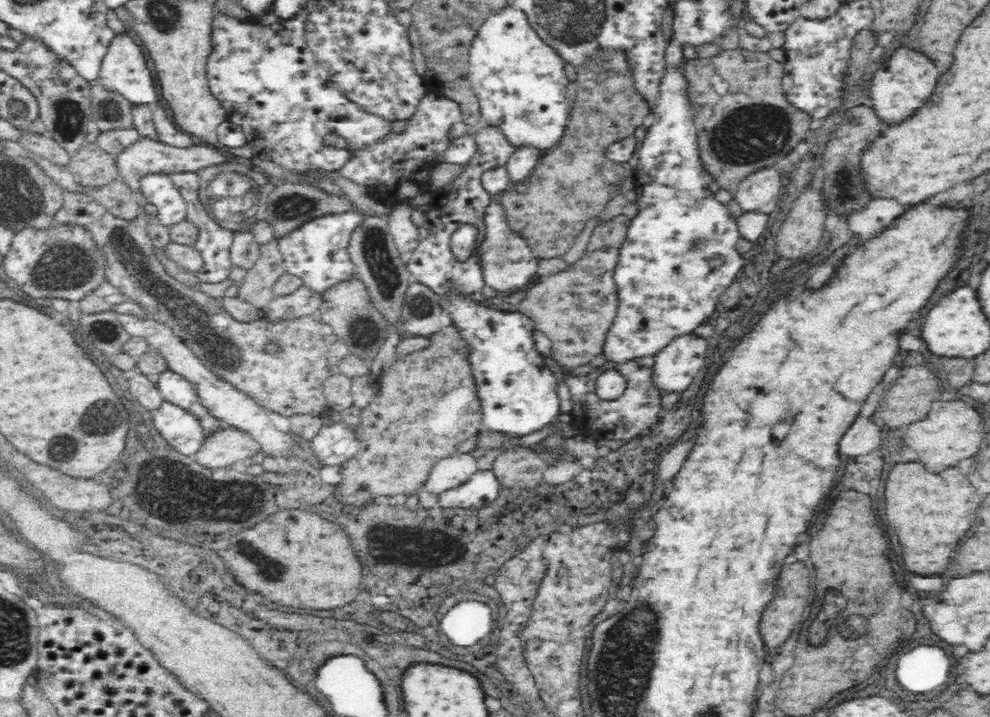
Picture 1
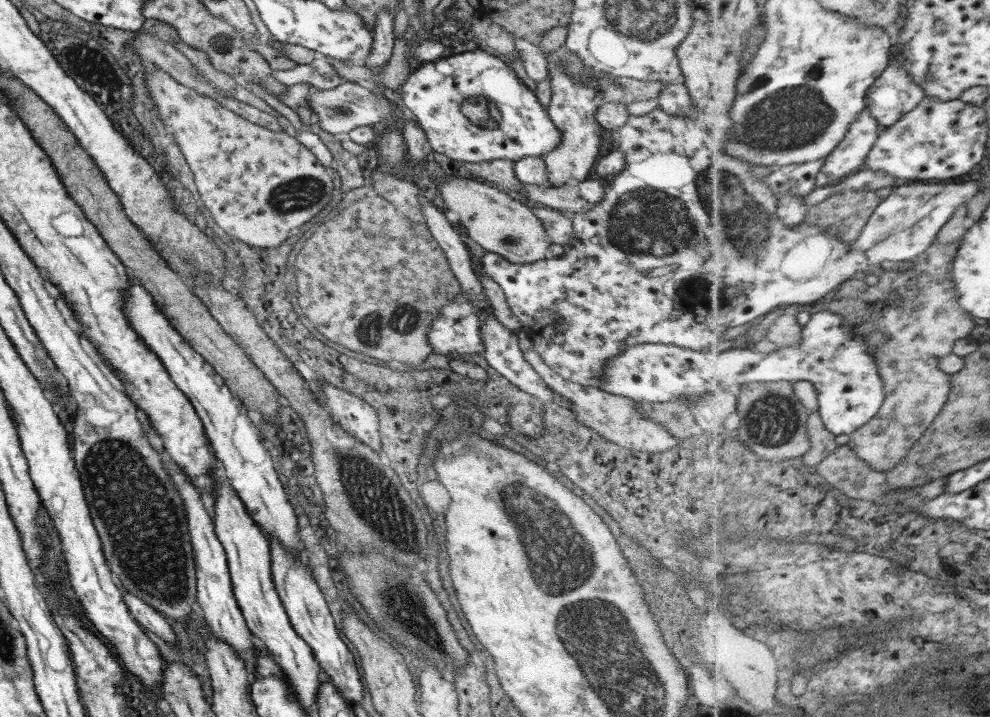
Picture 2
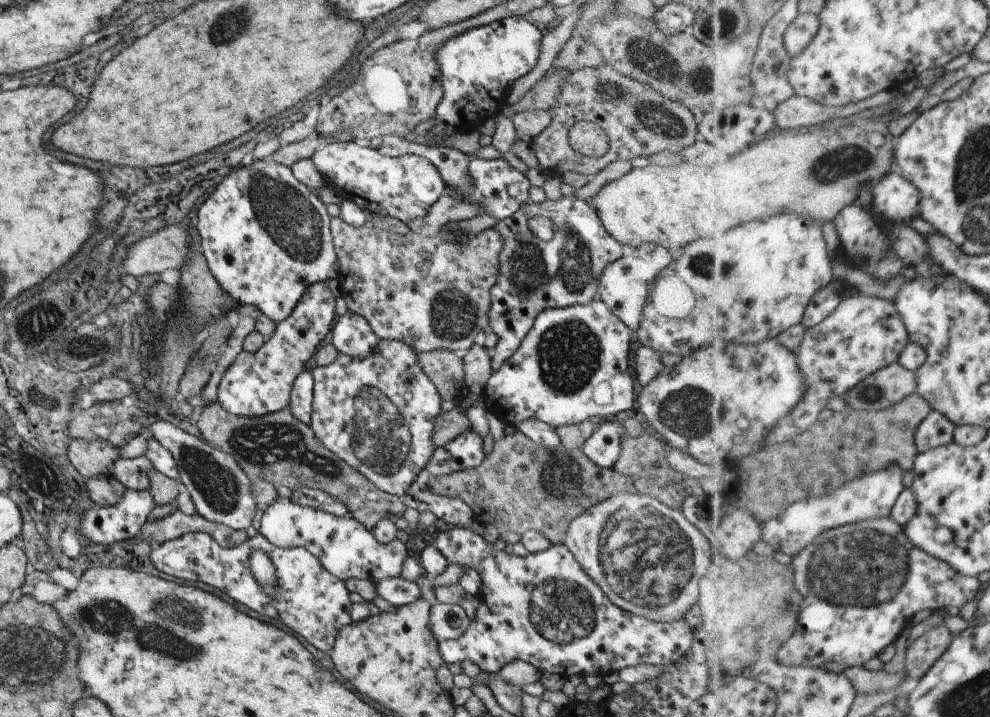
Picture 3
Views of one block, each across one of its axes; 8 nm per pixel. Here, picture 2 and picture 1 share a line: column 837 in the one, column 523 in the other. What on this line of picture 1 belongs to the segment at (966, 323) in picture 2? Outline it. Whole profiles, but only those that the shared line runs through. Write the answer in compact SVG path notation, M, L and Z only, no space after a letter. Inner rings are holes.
M624 214L600 223L594 227L583 257L572 268L538 277L536 284L526 290L526 298L520 302L518 311L529 316L535 328L549 338L551 357L559 364L579 367L603 352L619 305L613 272L617 268L630 223L631 218Z

